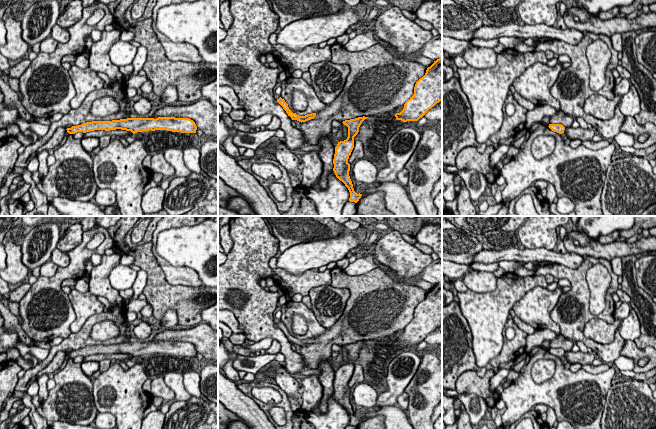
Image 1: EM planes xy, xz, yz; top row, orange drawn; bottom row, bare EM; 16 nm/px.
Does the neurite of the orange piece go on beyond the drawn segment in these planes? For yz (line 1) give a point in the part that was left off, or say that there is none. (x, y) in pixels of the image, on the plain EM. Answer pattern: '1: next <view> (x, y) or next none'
1: next none

